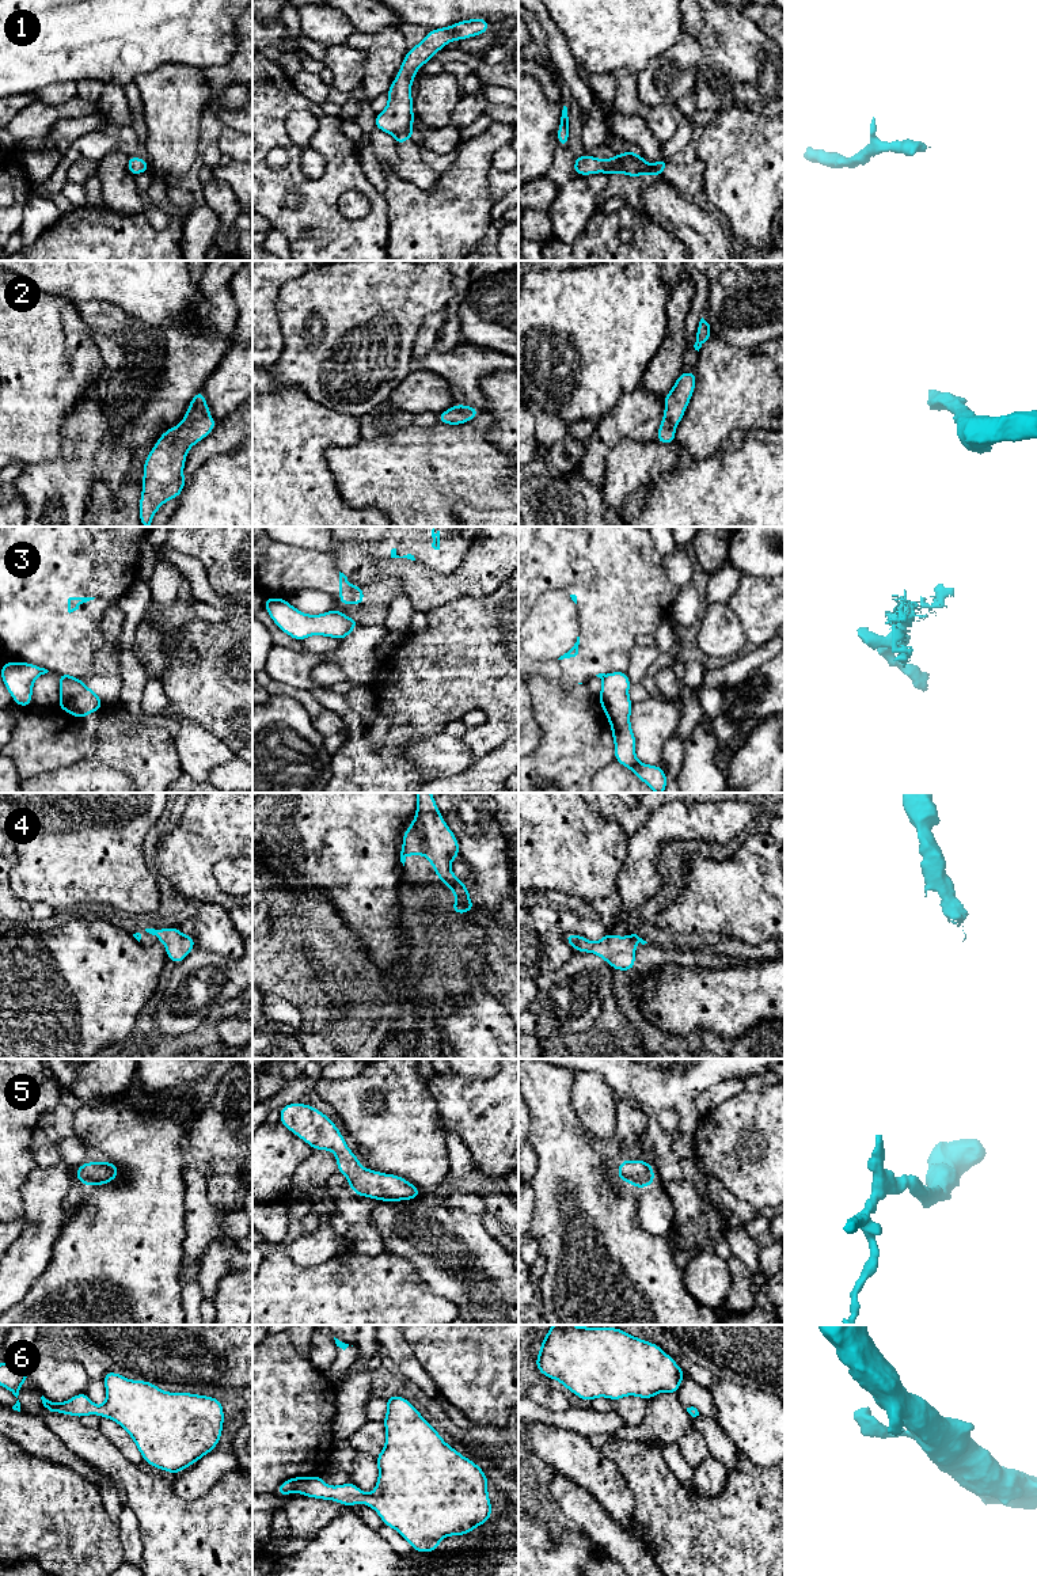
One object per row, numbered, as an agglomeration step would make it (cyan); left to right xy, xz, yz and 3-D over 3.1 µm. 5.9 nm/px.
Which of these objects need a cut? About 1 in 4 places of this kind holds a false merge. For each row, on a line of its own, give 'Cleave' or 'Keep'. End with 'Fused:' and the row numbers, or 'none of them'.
1: Keep
2: Keep
3: Cleave
4: Keep
5: Keep
6: Keep
Fused: 3

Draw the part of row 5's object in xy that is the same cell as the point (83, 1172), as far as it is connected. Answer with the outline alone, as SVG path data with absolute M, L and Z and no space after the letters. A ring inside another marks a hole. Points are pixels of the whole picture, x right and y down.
M86 1162L77 1167L75 1176L81 1185L105 1185L113 1182L118 1177L119 1169L114 1163L106 1162Z

